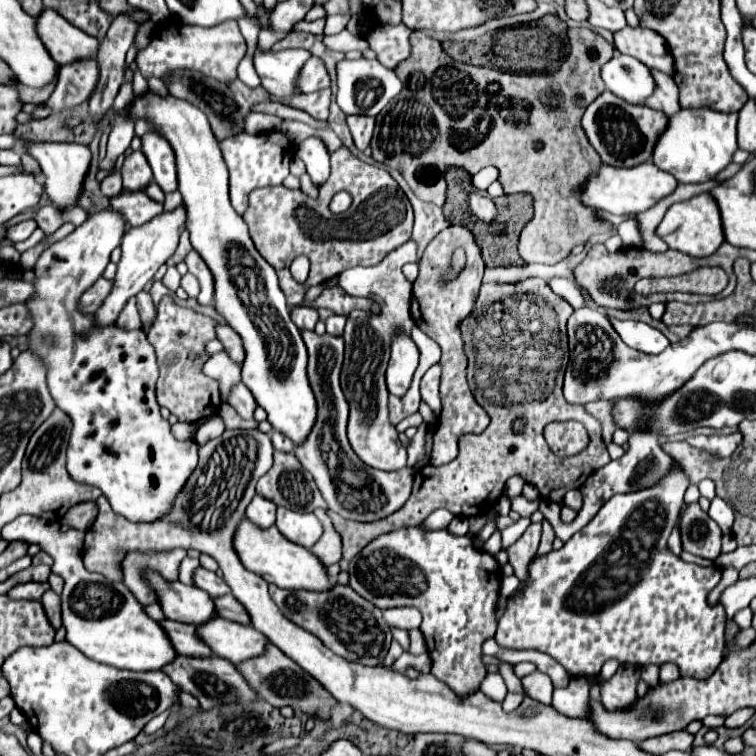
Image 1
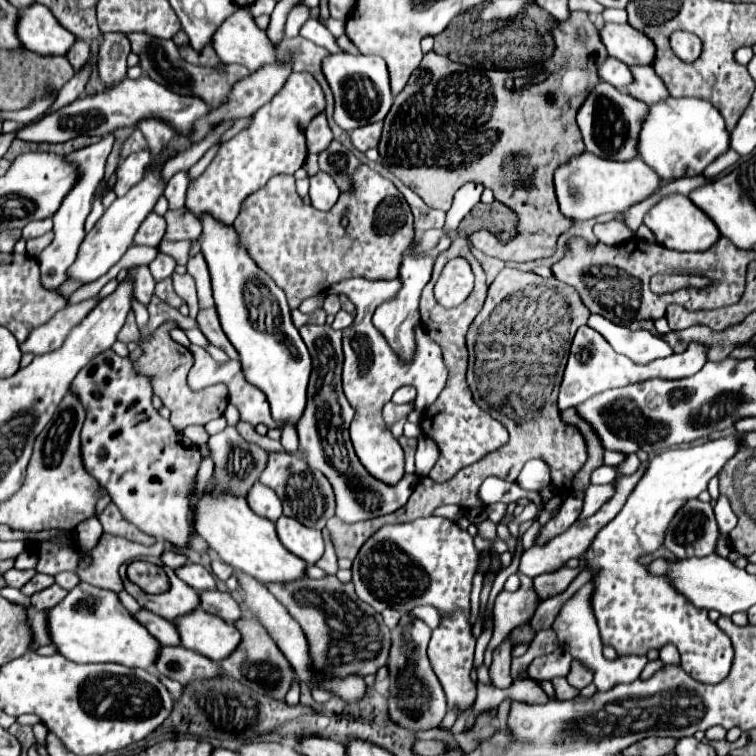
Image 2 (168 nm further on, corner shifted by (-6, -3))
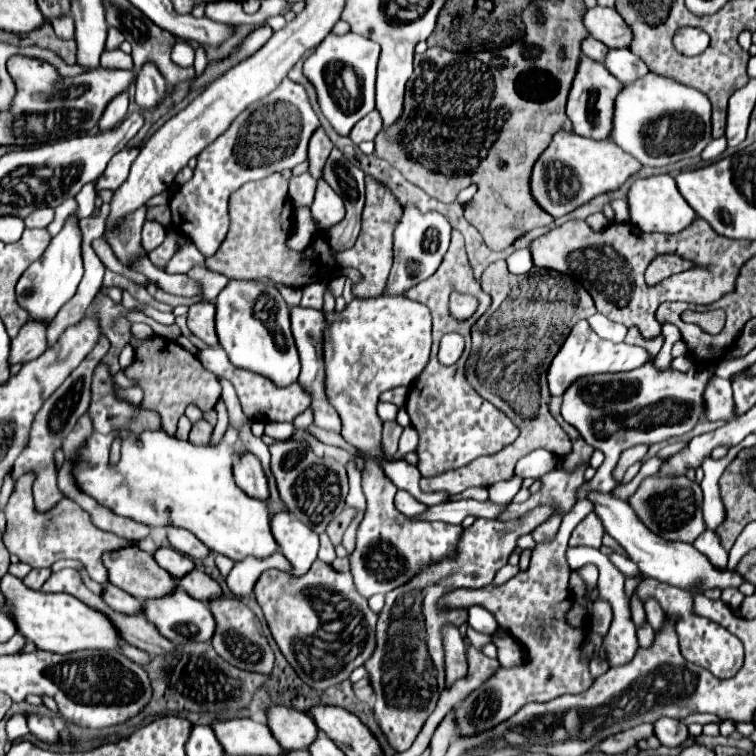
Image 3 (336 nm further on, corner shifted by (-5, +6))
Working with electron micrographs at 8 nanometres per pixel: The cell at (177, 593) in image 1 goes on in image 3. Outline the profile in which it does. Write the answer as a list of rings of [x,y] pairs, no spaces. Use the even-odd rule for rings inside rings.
[[[134,546],[106,552],[102,560],[110,582],[138,600],[164,596],[176,588],[174,578],[148,552]]]

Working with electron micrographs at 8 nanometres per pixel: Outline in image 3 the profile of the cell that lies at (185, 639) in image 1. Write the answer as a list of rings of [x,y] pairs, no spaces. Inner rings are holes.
[[[110,582],[106,584],[106,588],[104,588],[104,592],[102,592],[102,600],[104,600],[112,610],[122,612],[122,614],[136,614],[136,612],[140,612],[140,606],[142,606],[140,600],[132,598],[130,594],[126,594],[124,590],[116,588],[116,586],[110,584]]]

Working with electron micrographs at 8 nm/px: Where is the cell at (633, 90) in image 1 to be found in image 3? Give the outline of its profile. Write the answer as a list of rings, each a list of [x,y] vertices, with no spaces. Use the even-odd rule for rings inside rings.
[[[588,36],[582,40],[582,52],[588,56],[588,58],[594,58],[598,62],[604,60],[604,54],[608,52],[608,46],[604,46],[600,40]]]

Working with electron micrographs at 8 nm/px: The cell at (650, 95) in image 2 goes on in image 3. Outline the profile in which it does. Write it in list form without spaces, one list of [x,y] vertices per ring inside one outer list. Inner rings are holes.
[[[610,48],[604,58],[604,66],[620,82],[632,82],[632,78],[640,78],[648,72],[644,62],[628,48]]]

